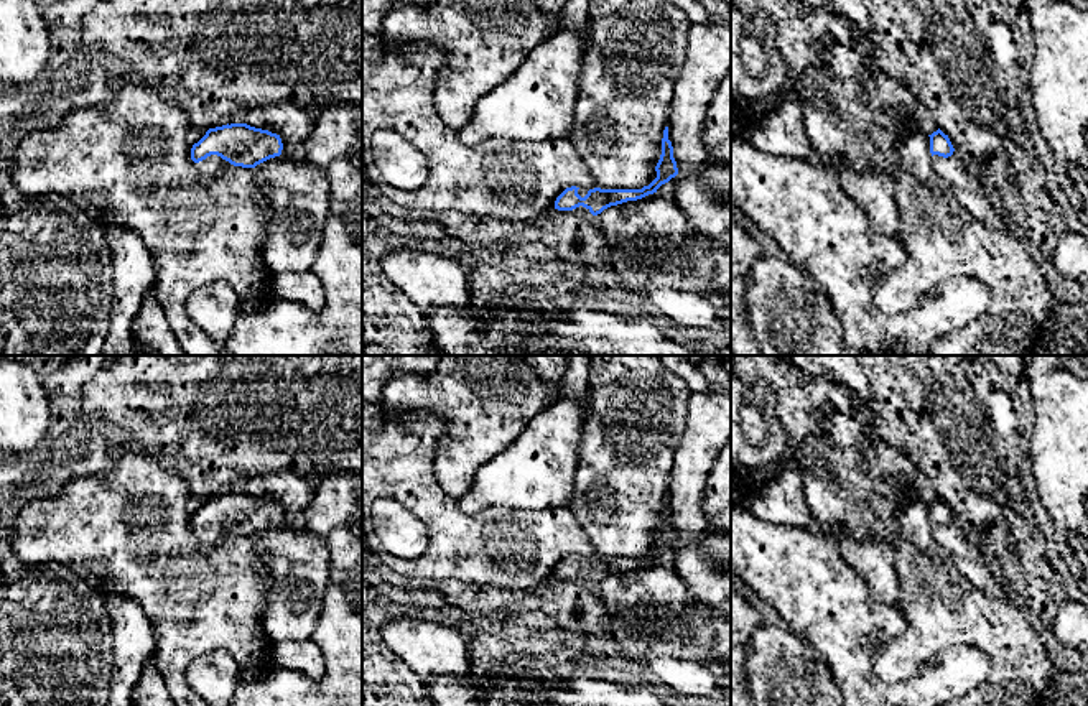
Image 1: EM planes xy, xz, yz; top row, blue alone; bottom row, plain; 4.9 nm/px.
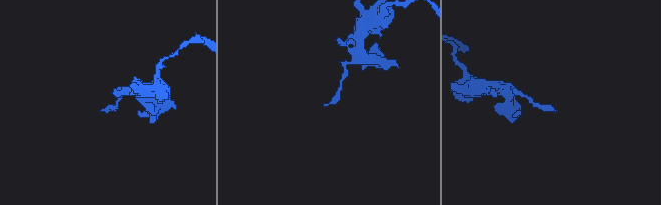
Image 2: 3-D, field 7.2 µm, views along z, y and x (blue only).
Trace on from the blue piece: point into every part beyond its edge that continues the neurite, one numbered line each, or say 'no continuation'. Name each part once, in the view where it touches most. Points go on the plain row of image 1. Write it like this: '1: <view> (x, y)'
1: xy (213, 535)

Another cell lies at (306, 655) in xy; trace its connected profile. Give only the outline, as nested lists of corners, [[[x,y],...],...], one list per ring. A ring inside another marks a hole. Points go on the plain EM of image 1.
[[[311,639],[273,643],[272,662],[275,667],[298,668],[305,676],[318,681],[324,675],[324,657]]]

